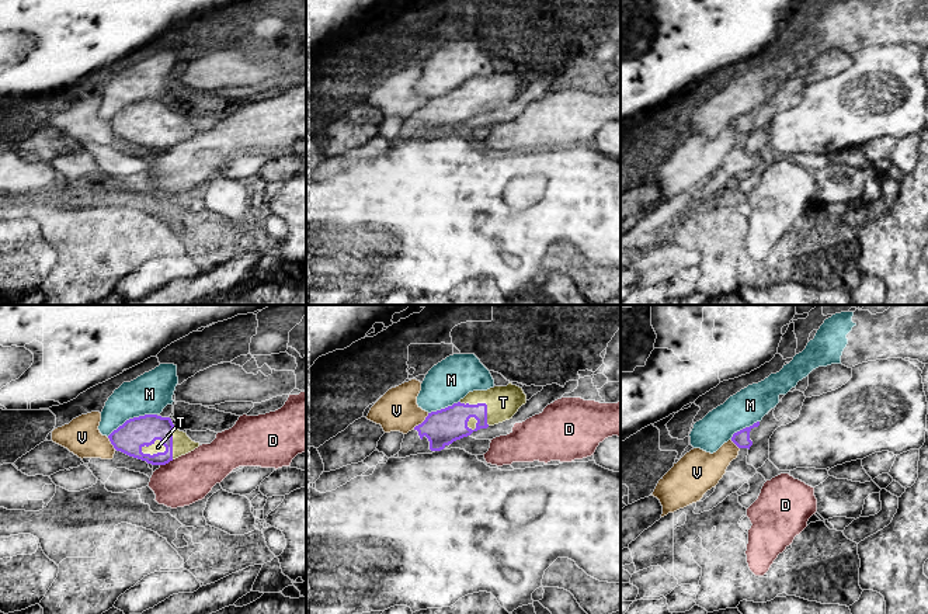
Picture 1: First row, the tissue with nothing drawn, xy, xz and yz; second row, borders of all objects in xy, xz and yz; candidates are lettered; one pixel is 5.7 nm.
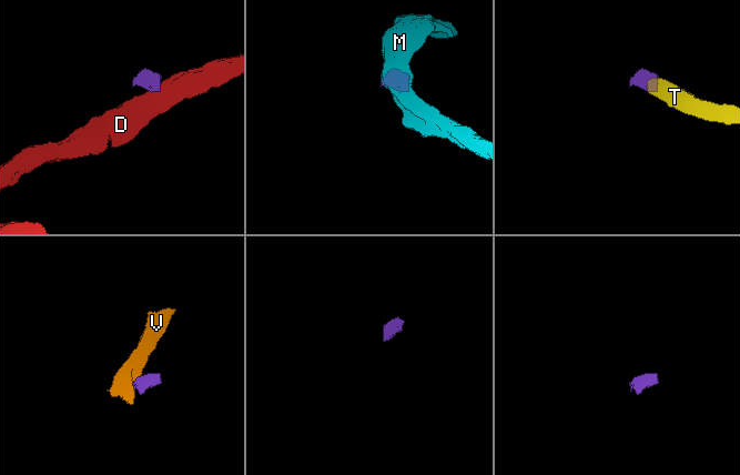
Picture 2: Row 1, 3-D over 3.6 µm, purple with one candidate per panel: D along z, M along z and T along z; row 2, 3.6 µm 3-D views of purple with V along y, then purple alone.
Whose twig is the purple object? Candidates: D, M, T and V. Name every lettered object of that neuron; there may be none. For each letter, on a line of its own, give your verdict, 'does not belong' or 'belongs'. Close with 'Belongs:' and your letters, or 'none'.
D: does not belong
M: does not belong
T: belongs
V: does not belong
Belongs: T

